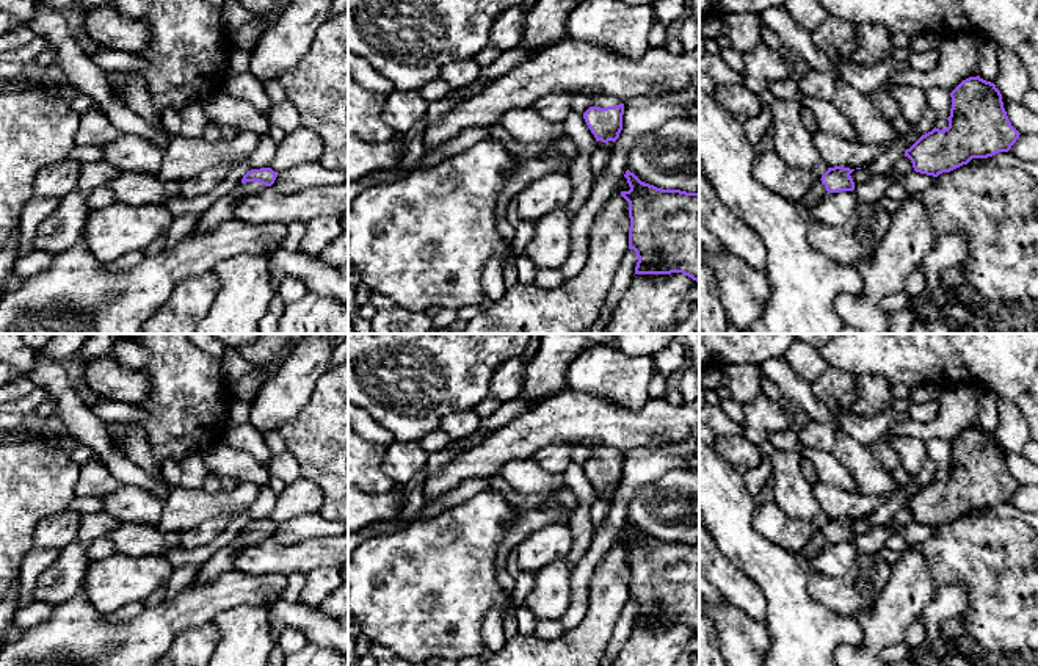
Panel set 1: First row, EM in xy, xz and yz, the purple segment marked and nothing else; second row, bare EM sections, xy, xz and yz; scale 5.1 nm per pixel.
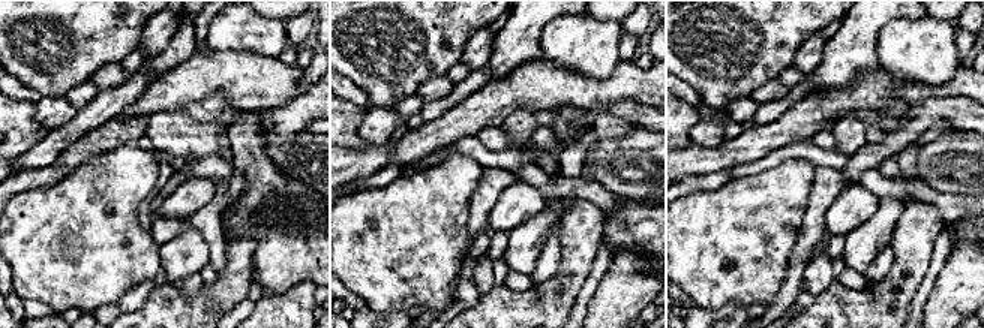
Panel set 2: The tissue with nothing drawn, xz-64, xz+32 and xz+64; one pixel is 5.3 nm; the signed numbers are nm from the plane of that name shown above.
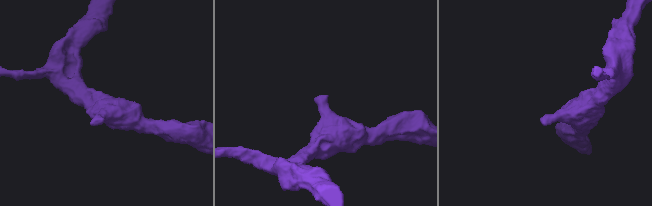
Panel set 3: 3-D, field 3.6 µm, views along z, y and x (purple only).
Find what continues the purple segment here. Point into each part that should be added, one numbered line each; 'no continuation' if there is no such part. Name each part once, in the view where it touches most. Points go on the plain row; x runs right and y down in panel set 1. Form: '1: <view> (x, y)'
1: xz (598, 452)

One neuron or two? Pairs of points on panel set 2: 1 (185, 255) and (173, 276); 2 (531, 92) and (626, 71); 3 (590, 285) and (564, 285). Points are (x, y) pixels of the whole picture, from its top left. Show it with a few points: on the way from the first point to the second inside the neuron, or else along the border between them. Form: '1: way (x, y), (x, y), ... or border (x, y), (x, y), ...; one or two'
1: way (180, 259), (174, 271); one
2: way (555, 90), (602, 90); one
3: border (597, 253), (570, 312); two

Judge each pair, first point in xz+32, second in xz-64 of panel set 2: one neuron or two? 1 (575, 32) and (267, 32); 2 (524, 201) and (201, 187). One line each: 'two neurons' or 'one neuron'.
1: one neuron
2: one neuron

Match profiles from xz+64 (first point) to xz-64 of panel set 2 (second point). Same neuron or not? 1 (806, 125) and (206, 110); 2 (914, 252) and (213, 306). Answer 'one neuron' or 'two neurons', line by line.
1: two neurons
2: one neuron

